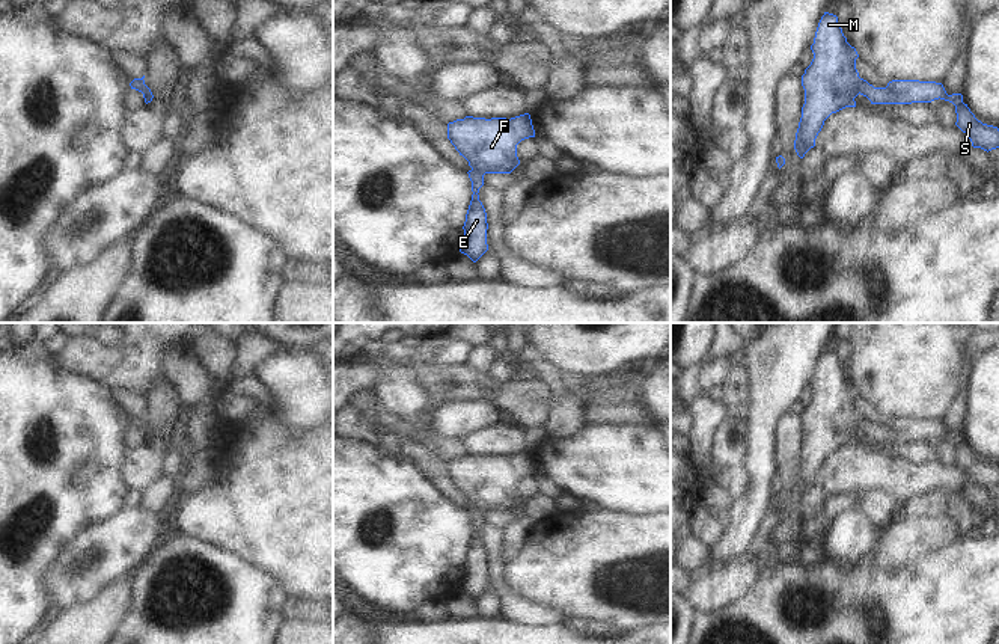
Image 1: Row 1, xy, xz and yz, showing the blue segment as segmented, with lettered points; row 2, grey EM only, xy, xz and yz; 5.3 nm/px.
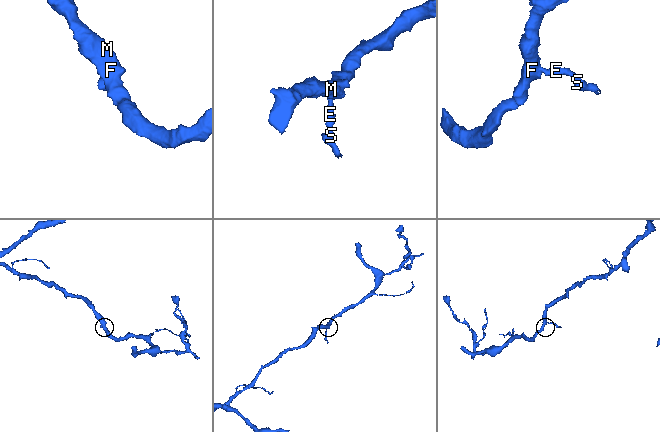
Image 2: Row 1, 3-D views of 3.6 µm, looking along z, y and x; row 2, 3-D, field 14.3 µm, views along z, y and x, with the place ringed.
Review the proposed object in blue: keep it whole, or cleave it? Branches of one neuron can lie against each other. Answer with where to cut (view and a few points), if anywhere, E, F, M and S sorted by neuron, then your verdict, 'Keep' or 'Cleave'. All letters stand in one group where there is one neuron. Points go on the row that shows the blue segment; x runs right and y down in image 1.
Split along yz (861, 79), (858, 92). Groups: E S / F M. Cleave.

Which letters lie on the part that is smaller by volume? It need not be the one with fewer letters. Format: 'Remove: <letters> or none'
Remove: E, S

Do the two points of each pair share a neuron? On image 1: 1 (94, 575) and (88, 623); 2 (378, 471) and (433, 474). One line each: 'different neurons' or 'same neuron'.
1: different neurons
2: different neurons

